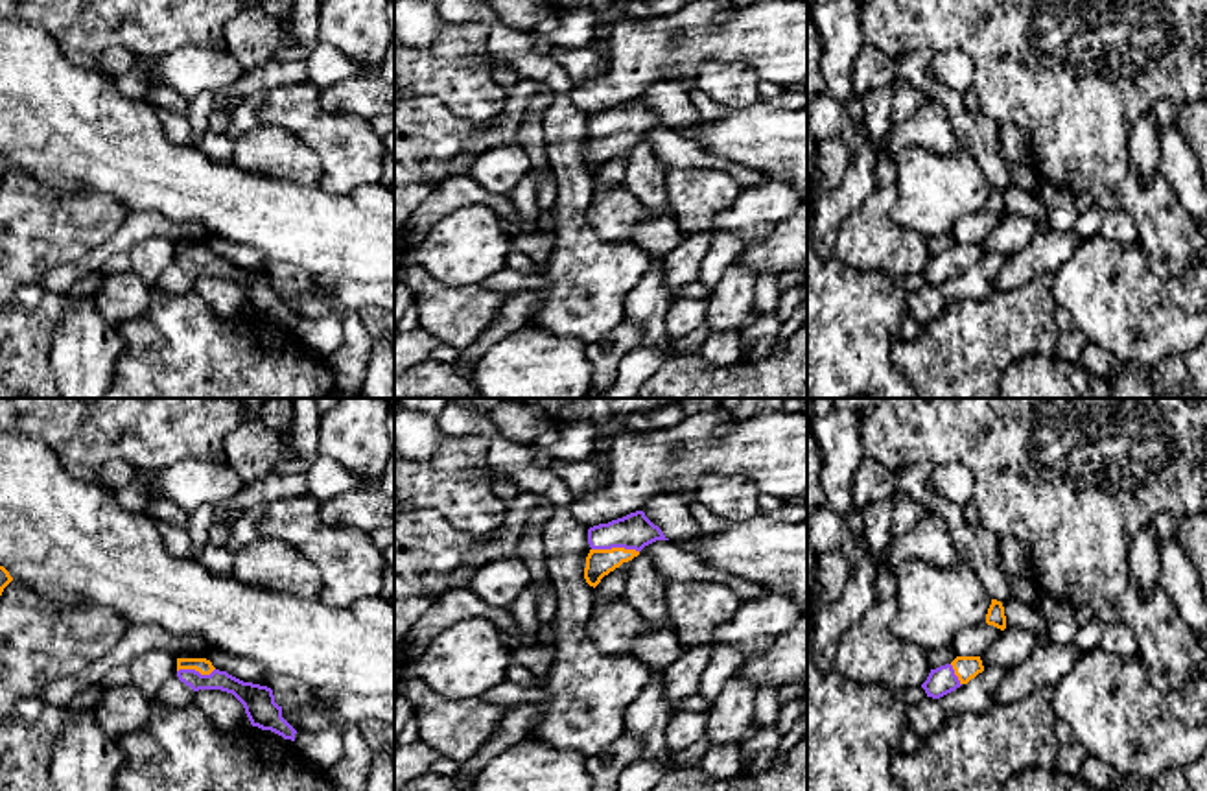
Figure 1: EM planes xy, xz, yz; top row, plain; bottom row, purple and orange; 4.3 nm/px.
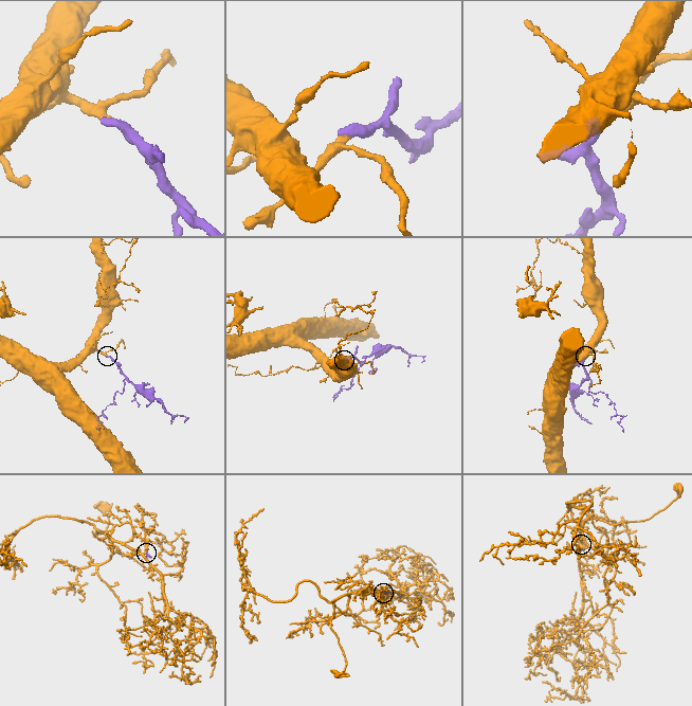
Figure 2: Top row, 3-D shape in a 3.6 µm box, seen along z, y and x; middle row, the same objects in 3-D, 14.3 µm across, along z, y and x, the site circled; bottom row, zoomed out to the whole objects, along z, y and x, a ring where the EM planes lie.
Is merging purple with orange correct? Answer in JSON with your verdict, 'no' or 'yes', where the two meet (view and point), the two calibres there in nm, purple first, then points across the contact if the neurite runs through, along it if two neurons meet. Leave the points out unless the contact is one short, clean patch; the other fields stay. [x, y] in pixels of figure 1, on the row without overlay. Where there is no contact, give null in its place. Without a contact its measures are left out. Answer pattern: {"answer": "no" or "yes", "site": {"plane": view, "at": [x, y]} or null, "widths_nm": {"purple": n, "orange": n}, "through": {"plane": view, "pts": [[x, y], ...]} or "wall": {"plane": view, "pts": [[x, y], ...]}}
{"answer": "yes", "site": {"plane": "xz", "at": [616, 133]}, "widths_nm": {"purple": 160, "orange": 120}, "through": {"plane": "xz", "pts": [[634, 118], [616, 133], [599, 150]]}}

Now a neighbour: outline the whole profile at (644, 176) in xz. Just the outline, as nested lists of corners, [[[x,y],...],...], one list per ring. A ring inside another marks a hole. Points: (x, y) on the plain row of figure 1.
[[[638,142],[627,155],[621,186],[627,188],[647,210],[667,212],[671,210],[665,175],[665,166],[649,142]]]

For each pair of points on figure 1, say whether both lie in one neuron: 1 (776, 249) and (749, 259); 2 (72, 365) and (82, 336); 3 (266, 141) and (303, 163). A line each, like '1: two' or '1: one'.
1: one
2: one
3: one

